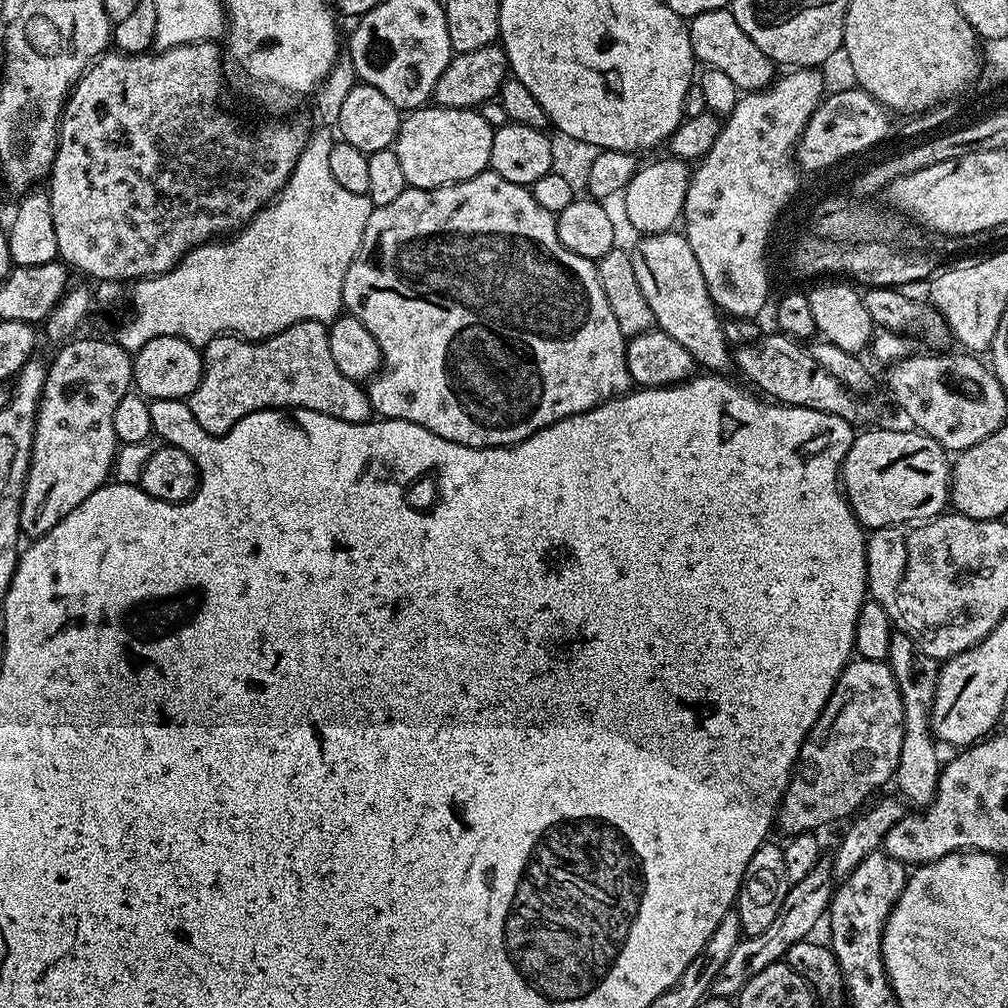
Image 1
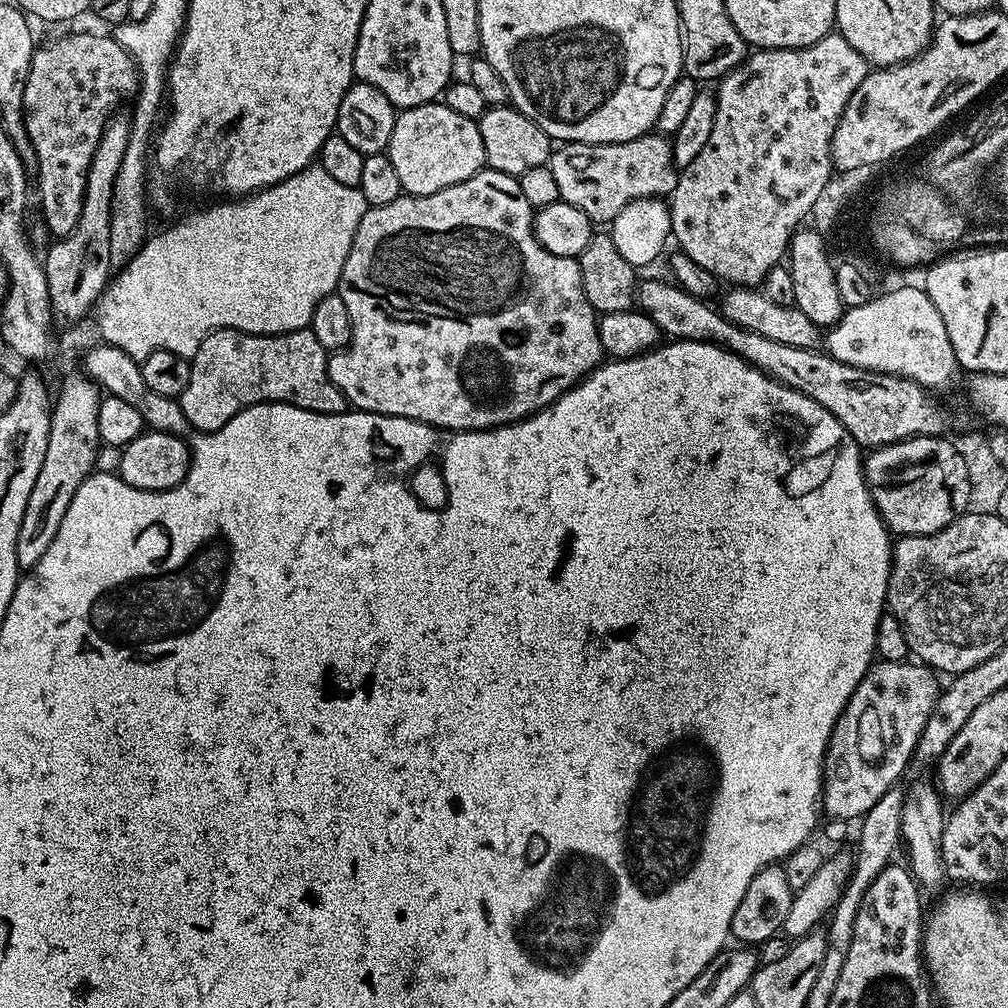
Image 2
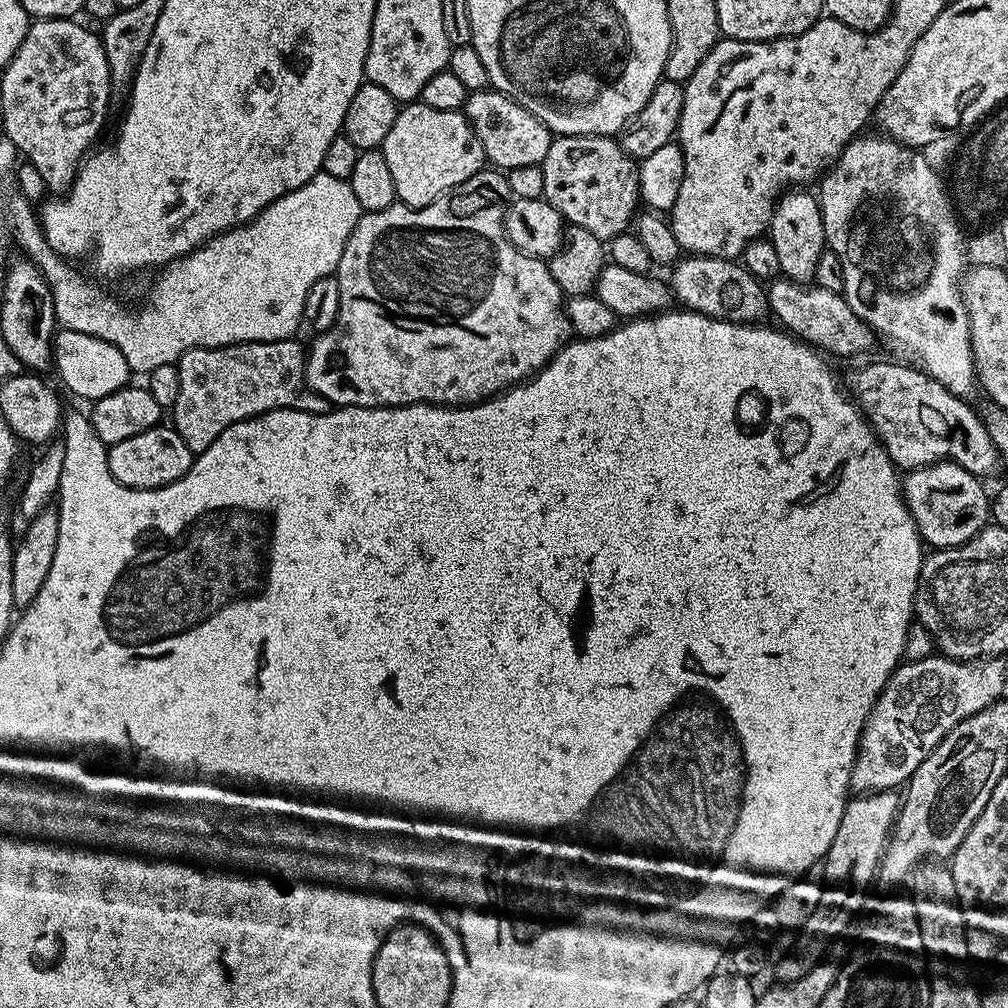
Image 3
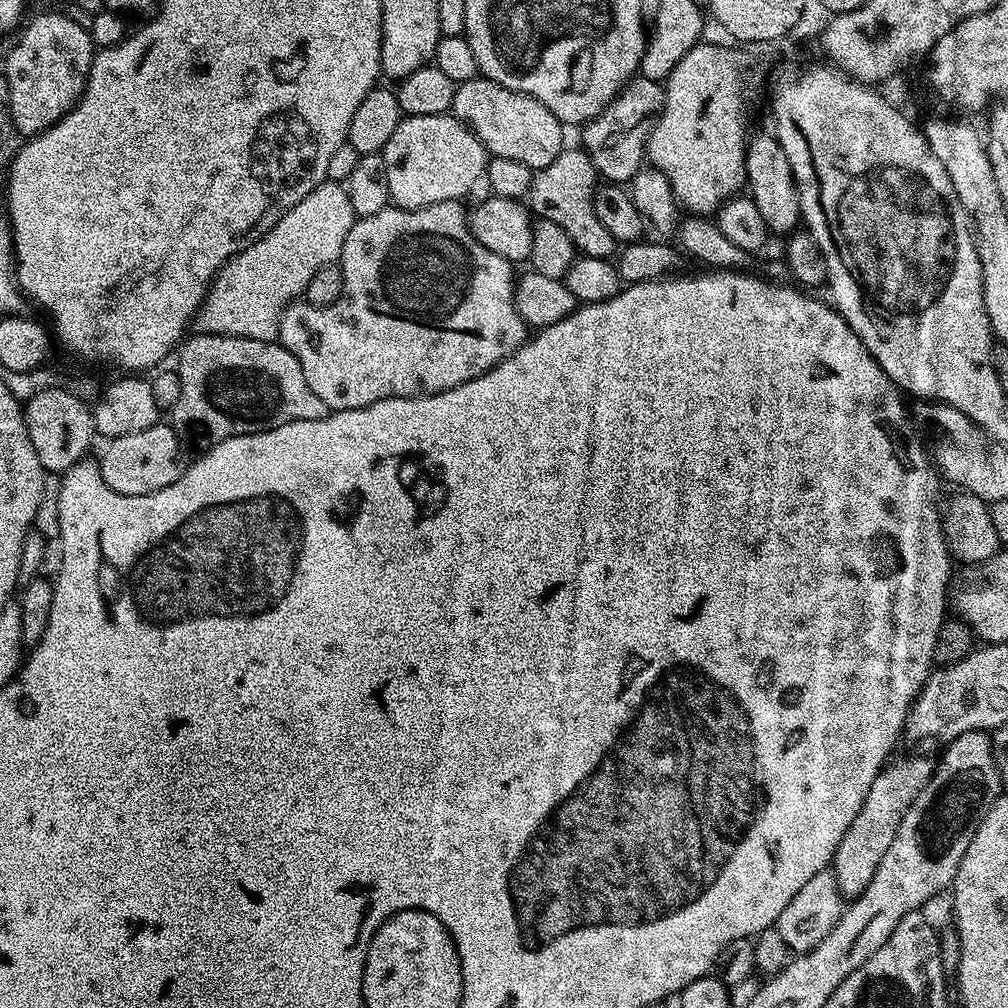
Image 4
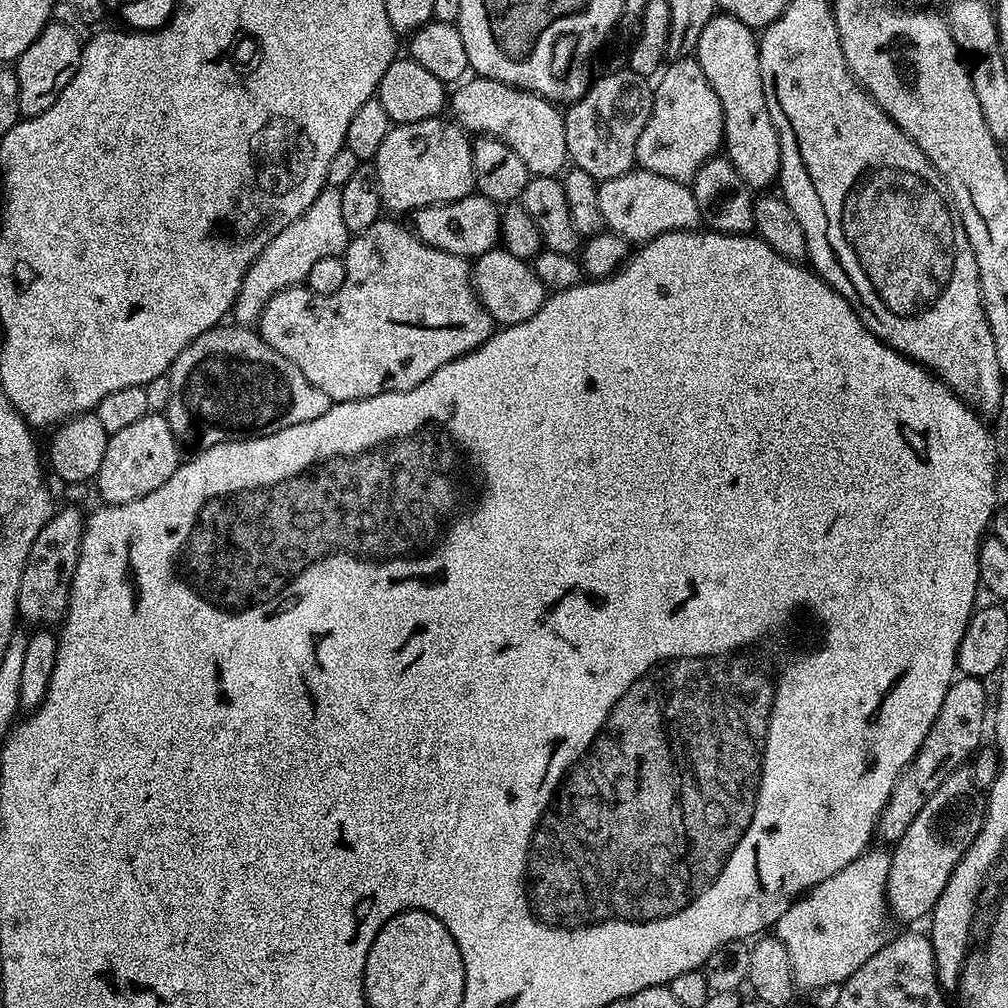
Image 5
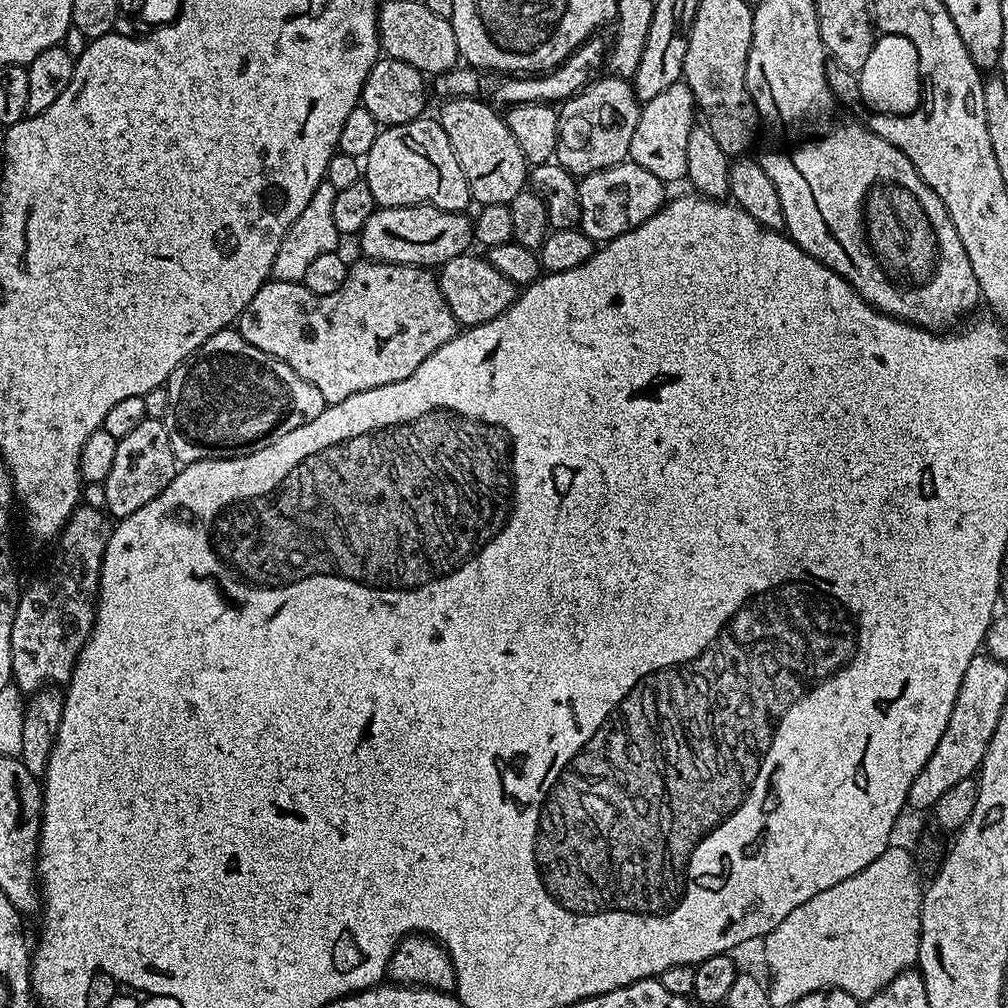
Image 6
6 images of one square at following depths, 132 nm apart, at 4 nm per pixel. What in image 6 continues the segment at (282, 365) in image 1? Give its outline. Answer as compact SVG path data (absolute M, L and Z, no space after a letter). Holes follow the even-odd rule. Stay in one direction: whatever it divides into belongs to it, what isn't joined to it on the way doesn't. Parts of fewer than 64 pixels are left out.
M232 326L187 356L172 371L166 387L170 406L163 421L180 466L262 450L268 441L314 422L326 407L318 386L294 374L286 362L250 346Z

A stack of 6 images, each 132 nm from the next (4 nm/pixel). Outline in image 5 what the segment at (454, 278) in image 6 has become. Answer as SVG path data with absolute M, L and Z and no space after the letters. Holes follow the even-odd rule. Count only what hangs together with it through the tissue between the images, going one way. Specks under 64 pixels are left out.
M497 246L486 254L475 257L471 269L472 287L476 289L476 297L482 302L486 311L492 315L492 319L497 325L507 326L518 322L526 322L530 318L534 318L534 314L538 314L538 310L544 304L546 289L531 263L522 258L514 258L514 254L507 252L503 246Z

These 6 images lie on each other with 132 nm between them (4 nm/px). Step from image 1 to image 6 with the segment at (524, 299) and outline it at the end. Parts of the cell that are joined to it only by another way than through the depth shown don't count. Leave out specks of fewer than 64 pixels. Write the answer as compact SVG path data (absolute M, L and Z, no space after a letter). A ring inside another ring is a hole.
M360 258L357 264L349 267L346 282L342 282L334 294L319 296L303 282L269 279L258 294L250 298L246 310L242 310L238 331L250 346L258 346L258 350L286 362L294 374L318 386L325 405L330 405L359 392L410 378L434 350L452 340L458 325L442 298L439 279L429 269Z

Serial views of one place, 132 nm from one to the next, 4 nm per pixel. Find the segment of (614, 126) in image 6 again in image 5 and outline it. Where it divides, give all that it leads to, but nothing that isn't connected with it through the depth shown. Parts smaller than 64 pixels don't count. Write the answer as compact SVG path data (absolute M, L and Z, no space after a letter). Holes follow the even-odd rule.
M623 71L608 72L601 80L594 81L592 89L589 92L587 89L579 99L569 103L564 112L569 161L596 180L601 179L604 173L611 173L631 163L637 136L646 126L652 112L653 85L634 71Z

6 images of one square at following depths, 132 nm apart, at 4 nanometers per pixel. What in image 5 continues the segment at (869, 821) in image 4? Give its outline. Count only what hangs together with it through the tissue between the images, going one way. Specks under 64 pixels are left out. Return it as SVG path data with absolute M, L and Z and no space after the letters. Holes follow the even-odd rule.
M960 676L952 681L946 698L942 698L942 710L938 710L938 718L934 718L934 726L930 726L930 734L926 734L915 758L902 770L882 810L878 825L879 839L889 842L900 840L902 834L910 830L910 822L918 818L918 810L926 806L930 794L934 794L934 790L938 790L938 786L942 786L952 772L961 771L981 747L980 739L986 736L986 713L990 708L990 692L984 689L984 684L983 679L974 676Z

